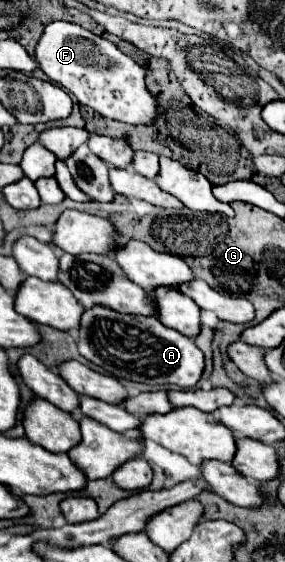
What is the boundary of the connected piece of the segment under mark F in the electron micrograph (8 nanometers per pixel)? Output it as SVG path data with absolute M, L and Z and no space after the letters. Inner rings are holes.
M53 21L37 41L35 59L39 69L53 83L71 91L79 103L99 111L103 117L131 125L153 123L157 111L155 99L145 87L145 69L121 53L111 41L93 35L77 23Z

